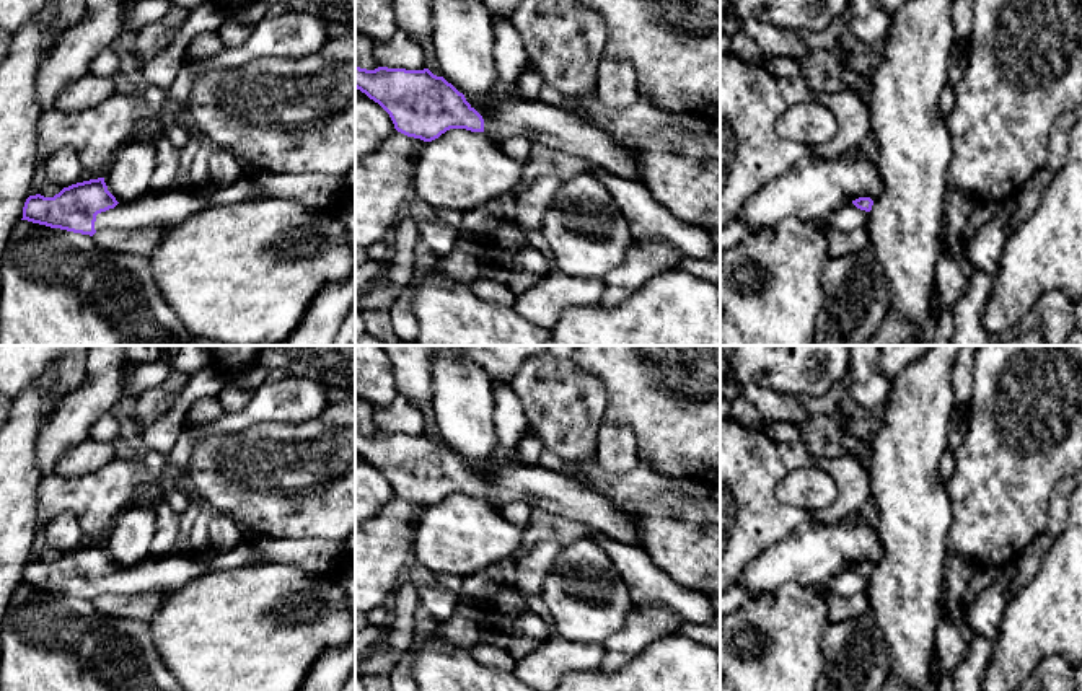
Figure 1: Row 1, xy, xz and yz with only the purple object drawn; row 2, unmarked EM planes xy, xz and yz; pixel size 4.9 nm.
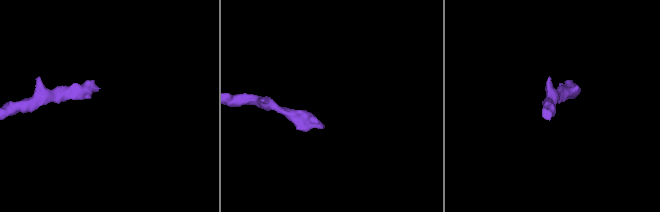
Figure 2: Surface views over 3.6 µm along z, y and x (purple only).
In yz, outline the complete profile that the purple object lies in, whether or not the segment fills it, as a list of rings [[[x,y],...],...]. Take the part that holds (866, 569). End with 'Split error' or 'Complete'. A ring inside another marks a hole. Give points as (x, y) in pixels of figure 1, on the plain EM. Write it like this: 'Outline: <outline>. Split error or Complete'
Outline: [[[859,562],[839,572],[828,588],[839,596],[852,596],[855,593],[867,593],[873,566],[870,562]]]. Split error

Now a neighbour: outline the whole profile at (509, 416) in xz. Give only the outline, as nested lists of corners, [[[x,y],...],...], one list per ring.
[[[494,381],[494,424],[499,435],[499,447],[502,456],[510,456],[515,453],[518,443],[528,432],[528,420],[525,417],[525,409],[518,396],[515,394],[512,385]]]

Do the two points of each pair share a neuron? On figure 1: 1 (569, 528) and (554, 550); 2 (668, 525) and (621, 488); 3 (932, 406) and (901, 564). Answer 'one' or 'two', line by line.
1: two
2: one
3: one

